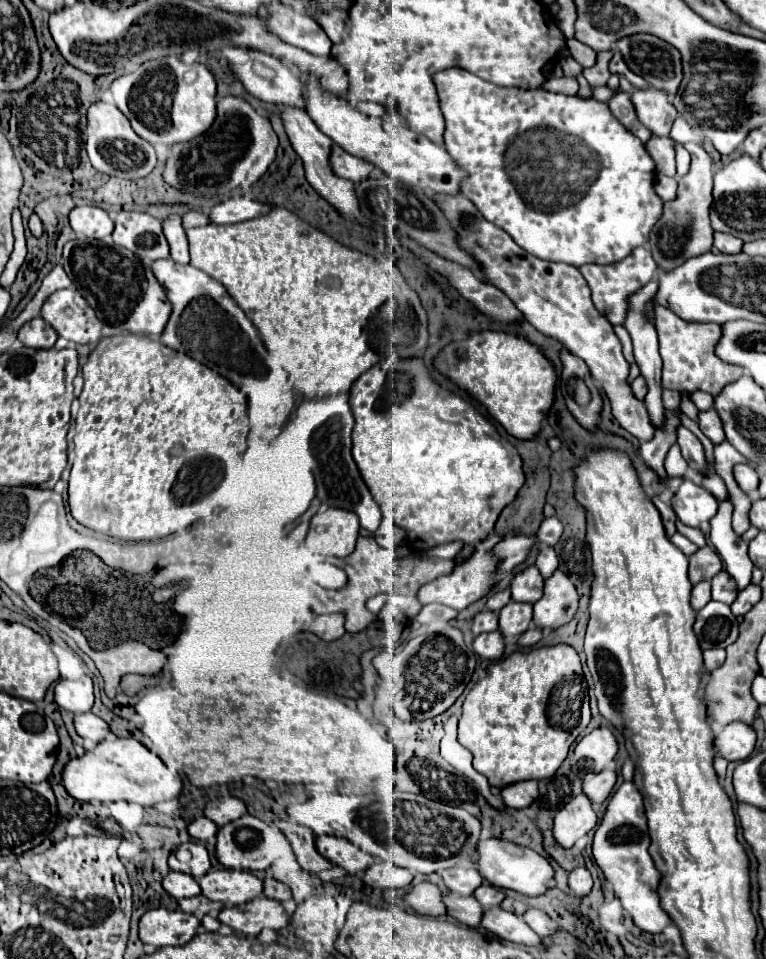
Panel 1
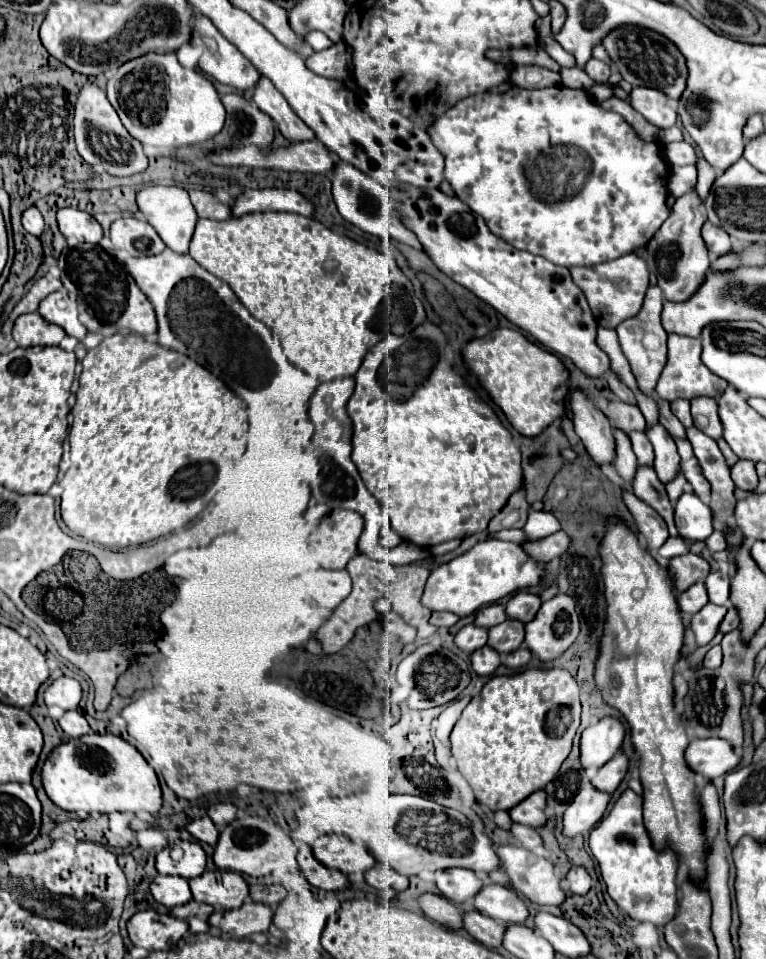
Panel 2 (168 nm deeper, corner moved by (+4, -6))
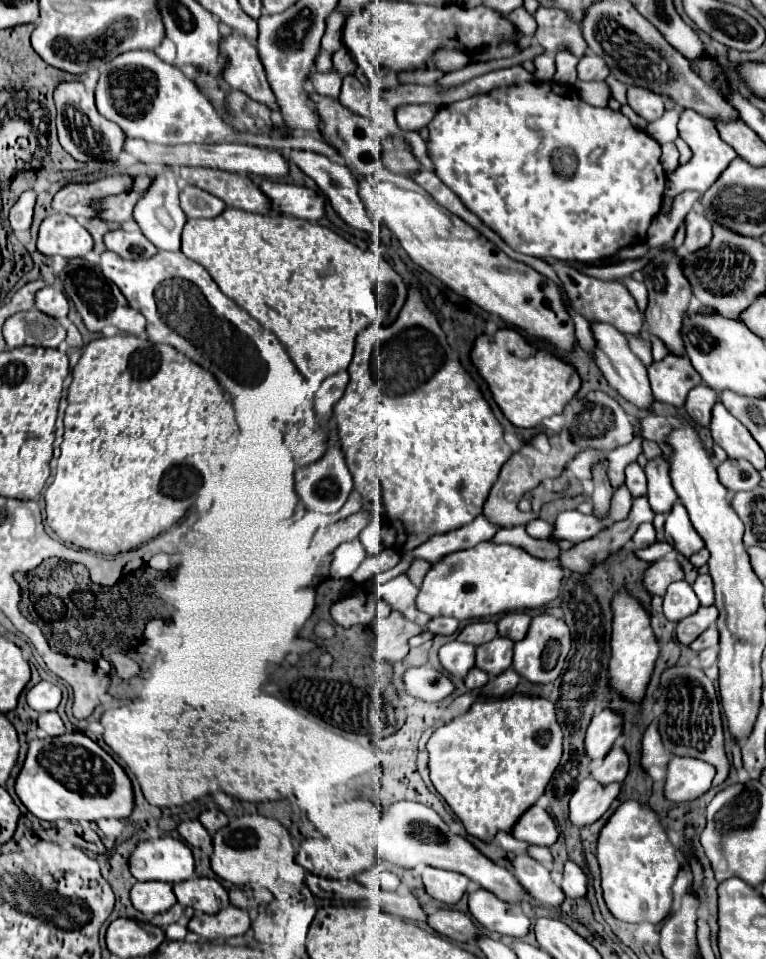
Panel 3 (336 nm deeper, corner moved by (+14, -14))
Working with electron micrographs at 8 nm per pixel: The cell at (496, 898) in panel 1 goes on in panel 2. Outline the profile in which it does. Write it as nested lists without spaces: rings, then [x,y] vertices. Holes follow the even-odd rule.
[[[500,884],[482,886],[482,890],[474,898],[474,906],[478,912],[494,920],[504,920],[508,924],[522,924],[528,916],[528,908],[516,896],[516,892]]]

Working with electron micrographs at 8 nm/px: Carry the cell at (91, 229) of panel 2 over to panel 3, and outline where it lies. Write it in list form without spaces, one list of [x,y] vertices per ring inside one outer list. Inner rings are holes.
[[[50,214],[40,224],[36,248],[44,256],[83,258],[92,250],[90,232],[68,214]]]

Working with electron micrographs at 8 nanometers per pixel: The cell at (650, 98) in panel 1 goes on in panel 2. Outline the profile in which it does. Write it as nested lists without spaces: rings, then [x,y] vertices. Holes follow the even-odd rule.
[[[638,86],[630,92],[630,104],[656,128],[672,128],[676,124],[676,110],[668,104],[668,96],[660,90]]]

